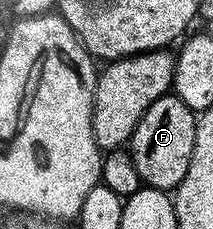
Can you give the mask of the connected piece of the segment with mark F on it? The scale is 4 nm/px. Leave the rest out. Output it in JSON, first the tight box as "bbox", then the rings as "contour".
{"bbox":[128,93,196,191],"contour":[[[173,93],[159,97],[140,117],[132,132],[128,150],[141,182],[147,188],[172,191],[185,178],[190,155],[193,154],[196,118],[195,112]]]}

